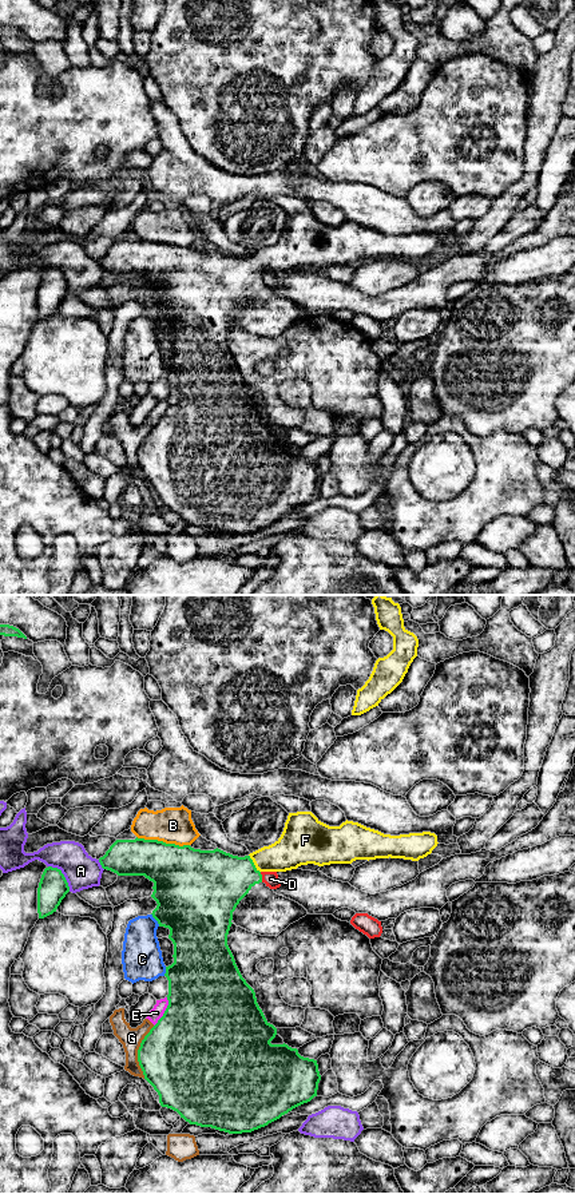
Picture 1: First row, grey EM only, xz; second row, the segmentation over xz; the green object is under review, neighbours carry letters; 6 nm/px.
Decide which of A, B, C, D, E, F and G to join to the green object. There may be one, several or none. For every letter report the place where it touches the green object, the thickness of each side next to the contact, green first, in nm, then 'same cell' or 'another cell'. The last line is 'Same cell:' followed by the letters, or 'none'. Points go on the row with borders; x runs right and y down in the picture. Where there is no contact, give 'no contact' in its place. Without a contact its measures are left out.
A: xz (63, 875) | 180/200 nm | another cell
B: xz (162, 841) | 360/220 nm | another cell
C: xz (155, 919) | 440/240 nm | another cell
D: xz (261, 877) | 340/90 nm | another cell
E: xz (165, 1012) | 500/80 nm | another cell
F: xz (253, 864) | 380/200 nm | same cell
G: xz (138, 1052) | 480/130 nm | another cell
Same cell: F

